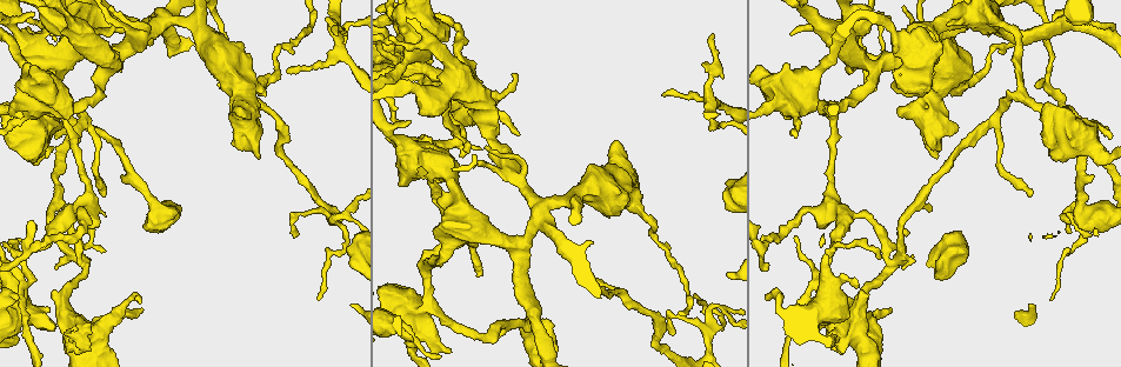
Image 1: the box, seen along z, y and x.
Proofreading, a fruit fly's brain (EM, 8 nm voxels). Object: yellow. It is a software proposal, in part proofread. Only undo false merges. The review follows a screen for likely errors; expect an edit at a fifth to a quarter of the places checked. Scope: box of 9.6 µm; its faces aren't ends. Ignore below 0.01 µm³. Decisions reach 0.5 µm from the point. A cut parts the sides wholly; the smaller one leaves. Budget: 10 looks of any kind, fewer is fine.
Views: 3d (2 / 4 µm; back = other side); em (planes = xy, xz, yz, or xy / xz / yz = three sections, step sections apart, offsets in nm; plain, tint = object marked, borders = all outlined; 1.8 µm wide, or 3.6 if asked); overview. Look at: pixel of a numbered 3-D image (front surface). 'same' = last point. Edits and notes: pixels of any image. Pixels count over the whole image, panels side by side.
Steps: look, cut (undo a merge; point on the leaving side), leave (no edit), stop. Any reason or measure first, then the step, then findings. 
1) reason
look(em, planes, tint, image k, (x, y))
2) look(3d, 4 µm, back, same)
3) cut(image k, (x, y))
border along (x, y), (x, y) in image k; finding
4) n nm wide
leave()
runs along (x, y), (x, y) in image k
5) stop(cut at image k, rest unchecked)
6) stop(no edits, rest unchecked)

four arms meet
look(3d, 2 µm, image 1, (340, 50))

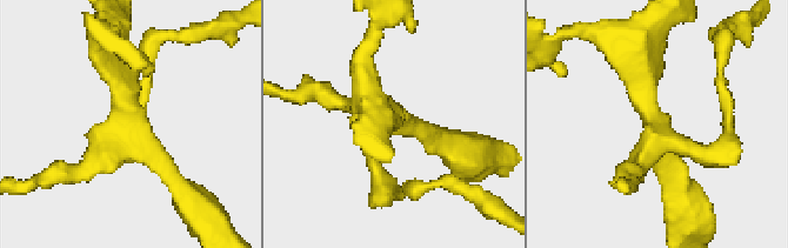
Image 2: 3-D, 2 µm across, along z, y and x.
4 arms; shape alone is not enough
look(em, yz, step 16, tint, image 2, (129, 129))

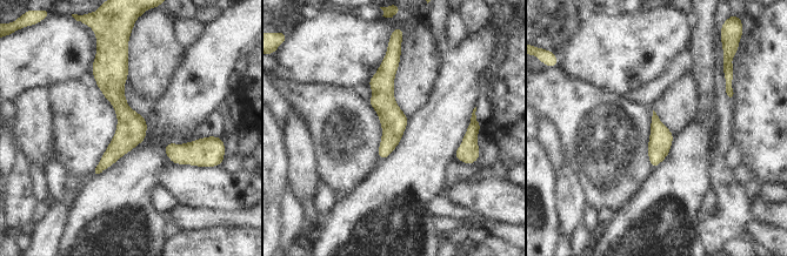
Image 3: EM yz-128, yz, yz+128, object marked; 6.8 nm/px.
160 nm wide
leave()
continuous, no second cell

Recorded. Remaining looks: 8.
sudden change in width
look(em, planes, tint, image 1, (89, 16))

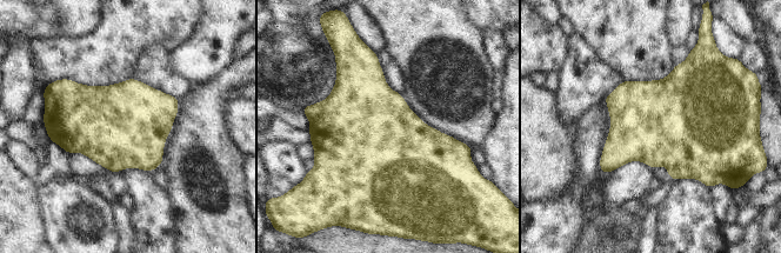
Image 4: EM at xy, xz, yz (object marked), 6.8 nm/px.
leave()
all the same cell

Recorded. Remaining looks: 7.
look(em, planes, tint, image 1, (997, 115))

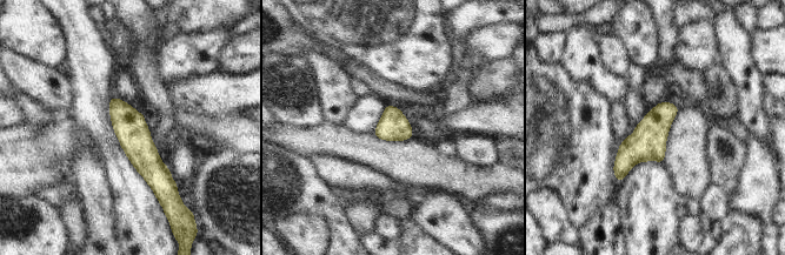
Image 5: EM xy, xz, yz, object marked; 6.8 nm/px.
200 nm wide
leave()
all the same cell

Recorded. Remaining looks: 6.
sudden change in width
look(3d, 4 µm, image 1, (19, 14))

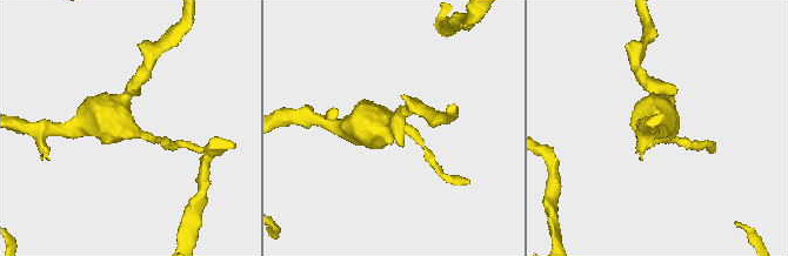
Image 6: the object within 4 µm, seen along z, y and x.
look(em, 3.6 µm, planes, tint, image 6, (136, 131))

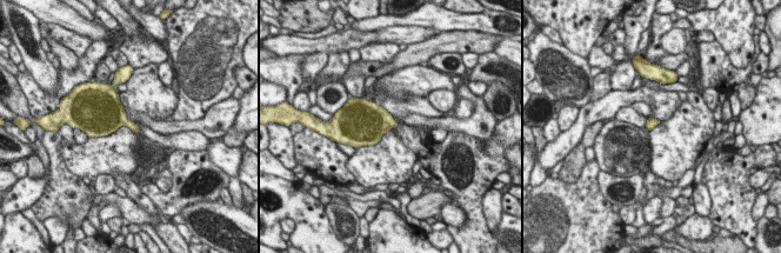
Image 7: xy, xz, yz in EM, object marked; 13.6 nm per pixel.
leave()
all the same cell

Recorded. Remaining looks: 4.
stop(no edits, rest unchecked)

